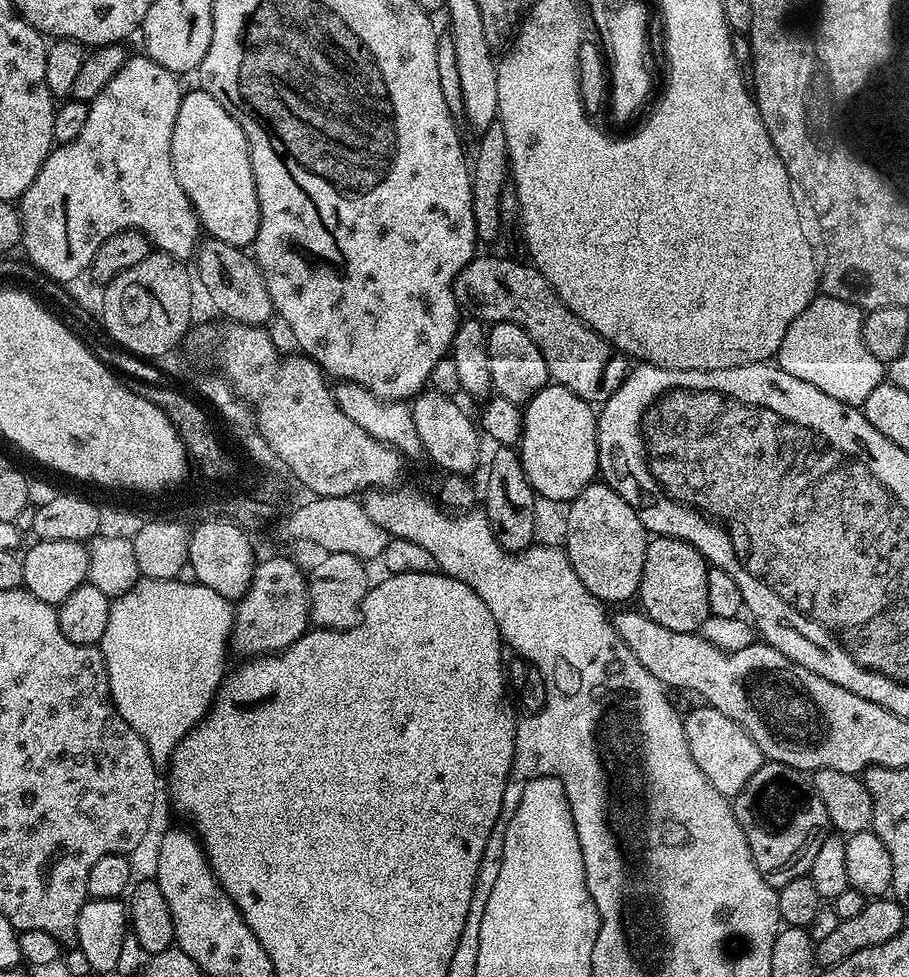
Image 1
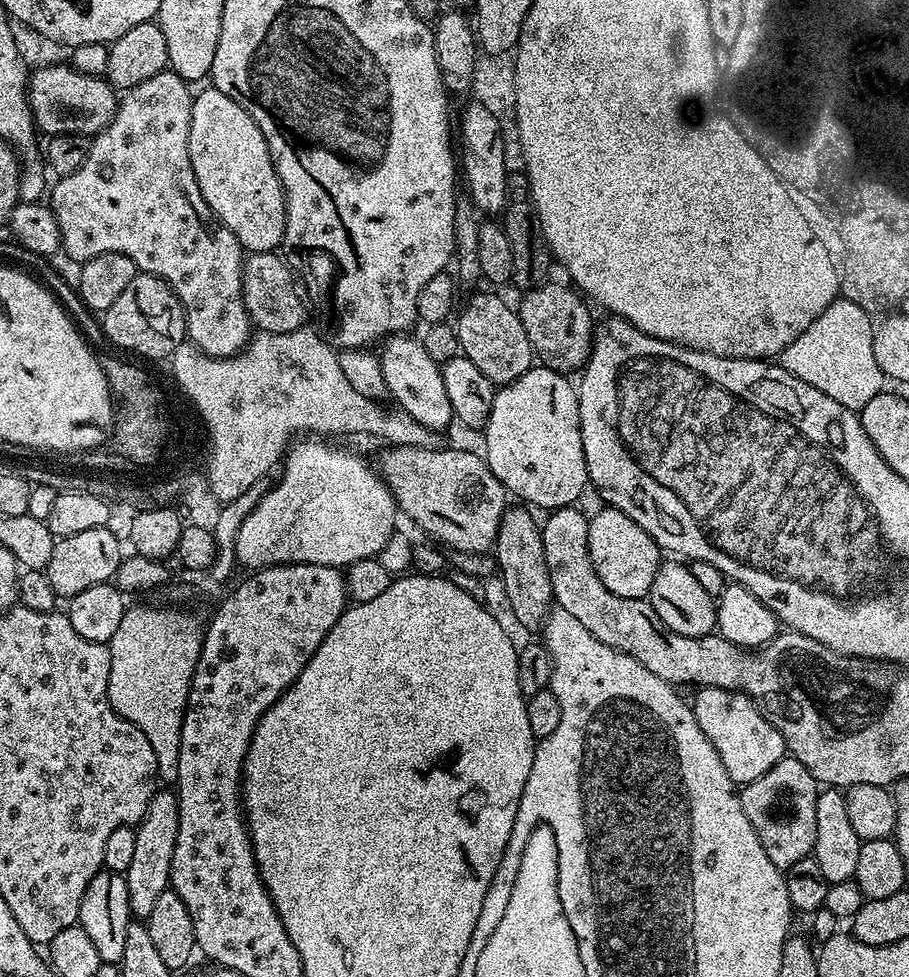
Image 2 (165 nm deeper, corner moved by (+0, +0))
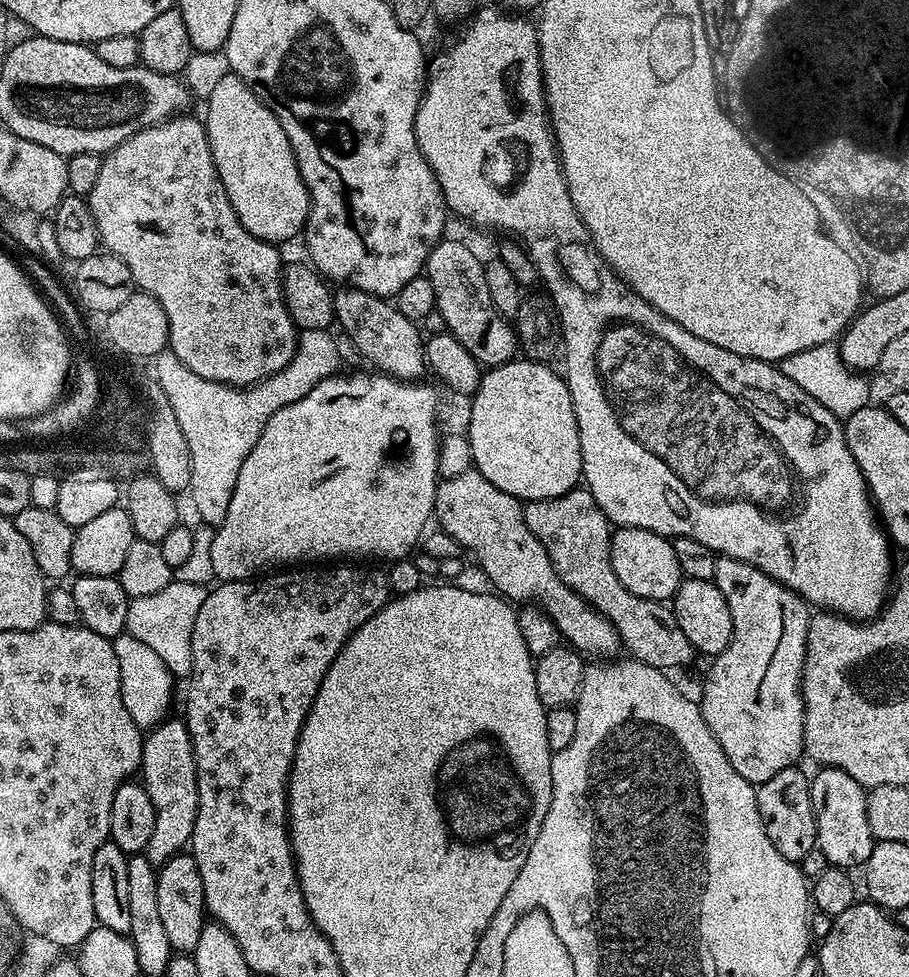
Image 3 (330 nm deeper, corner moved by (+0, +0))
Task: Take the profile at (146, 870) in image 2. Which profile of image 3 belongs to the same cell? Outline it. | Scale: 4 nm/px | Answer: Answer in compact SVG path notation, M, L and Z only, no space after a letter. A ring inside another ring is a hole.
M166 718L144 736L139 775L150 802L154 802L154 834L146 855L157 866L181 855L191 845L194 818L198 818L198 770L194 766L194 746L183 719Z

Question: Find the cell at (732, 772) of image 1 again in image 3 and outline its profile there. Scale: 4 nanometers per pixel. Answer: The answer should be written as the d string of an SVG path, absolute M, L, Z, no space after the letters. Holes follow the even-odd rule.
M720 556L717 559L716 579L714 583L718 586L718 590L722 590L722 598L726 598L726 606L730 606L730 618L734 622L734 630L732 631L730 646L726 646L726 650L719 652L711 663L709 663L712 665L709 666L708 677L704 680L704 693L698 696L700 713L702 714L702 718L706 718L706 726L710 726L714 738L718 738L718 746L722 746L726 758L730 758L730 766L734 766L734 770L738 770L738 774L742 774L742 778L746 778L746 782L750 782L754 786L759 786L762 782L774 778L774 774L778 774L778 770L786 770L787 768L799 765L801 763L800 756L802 760L802 757L805 755L804 699L800 693L800 679L802 678L804 659L806 658L806 634L808 633L810 608L797 592L791 592L785 584L780 584L762 570L758 570L746 562L732 560L728 556Z

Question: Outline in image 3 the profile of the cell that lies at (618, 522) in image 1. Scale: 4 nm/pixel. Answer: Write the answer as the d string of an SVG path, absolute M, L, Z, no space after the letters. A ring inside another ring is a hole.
M617 527L613 531L610 542L610 566L614 566L618 582L622 582L622 586L626 586L630 594L638 594L638 598L647 600L671 601L682 579L672 540L641 528Z

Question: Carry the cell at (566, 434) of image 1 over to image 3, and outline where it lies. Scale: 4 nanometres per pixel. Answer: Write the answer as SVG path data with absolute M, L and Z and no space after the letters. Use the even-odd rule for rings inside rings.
M513 358L509 360L507 364L497 364L489 367L487 371L481 375L480 385L478 386L476 395L471 397L472 413L470 414L470 422L466 435L470 442L472 463L475 471L481 472L487 480L494 482L494 486L498 486L498 490L506 490L506 494L516 497L516 499L521 502L527 502L529 500L549 500L550 498L565 496L571 488L575 488L581 483L582 473L584 471L582 446L580 445L580 435L578 434L578 422L574 414L570 390L568 389L565 377L561 375L561 373L559 376L554 369L548 367L552 366L527 358Z

